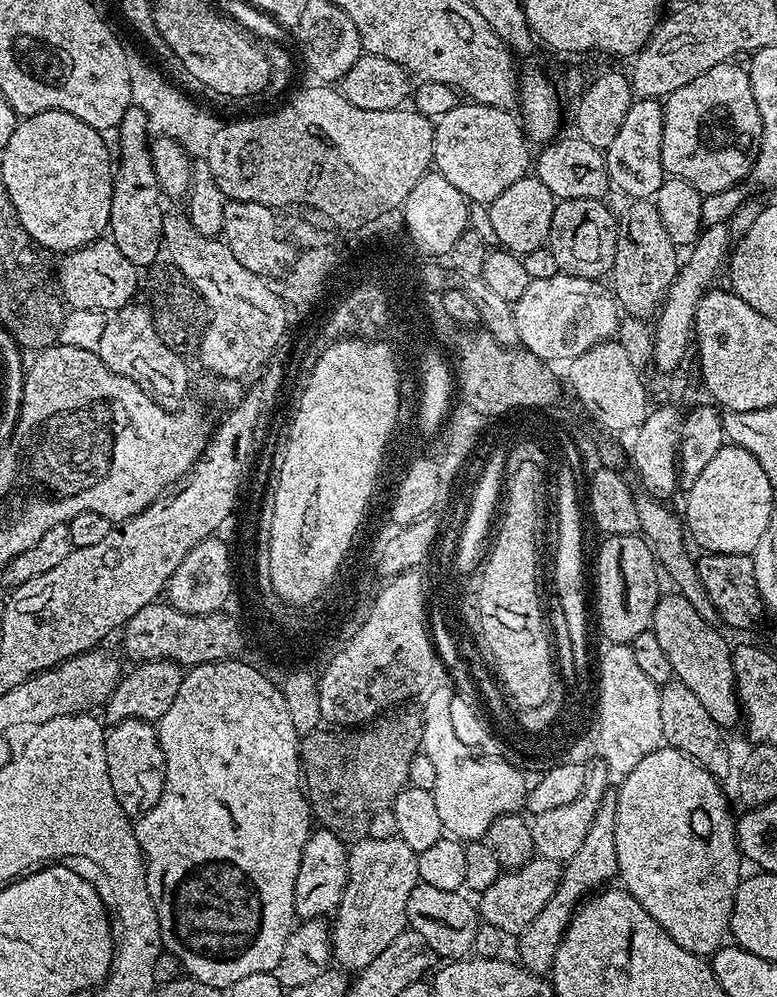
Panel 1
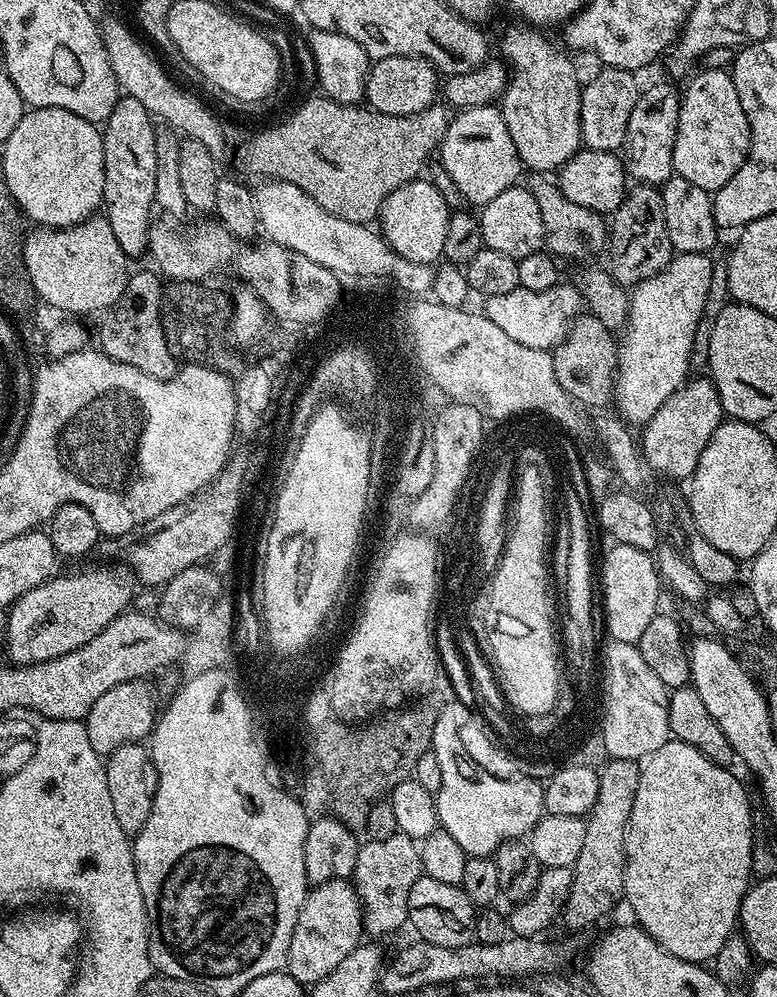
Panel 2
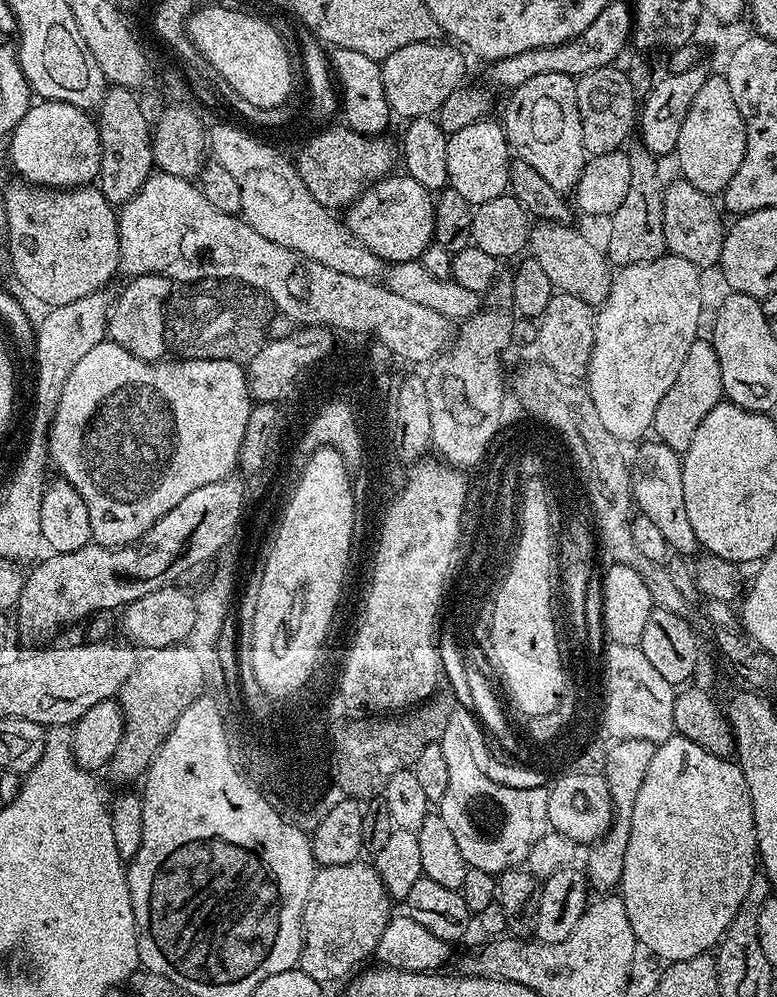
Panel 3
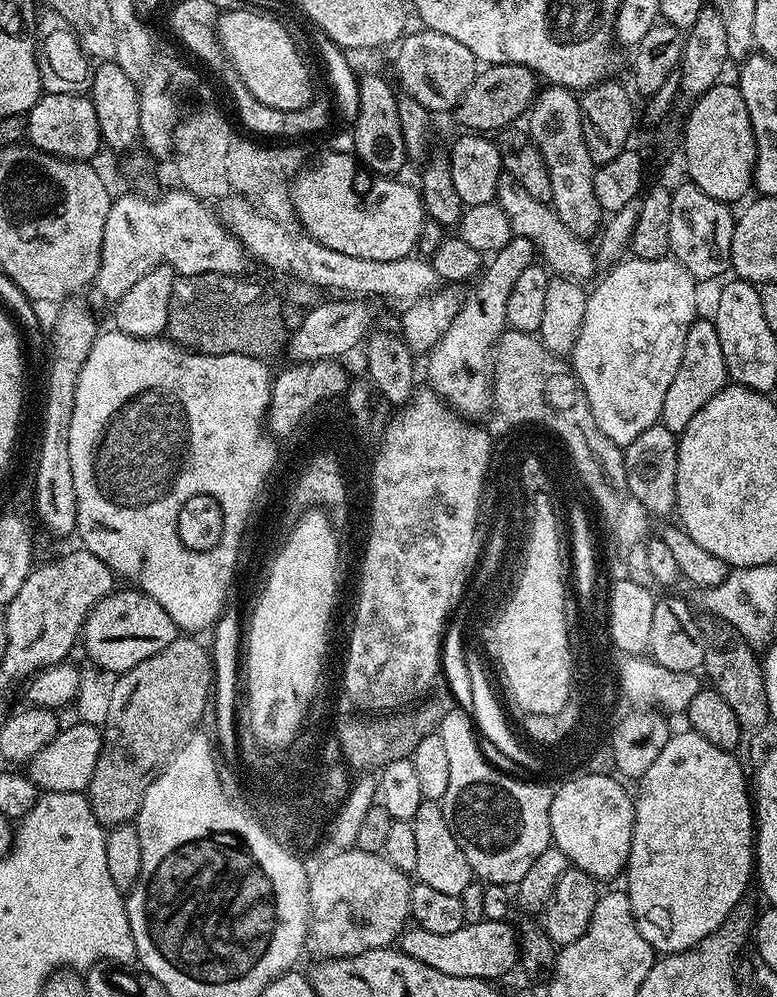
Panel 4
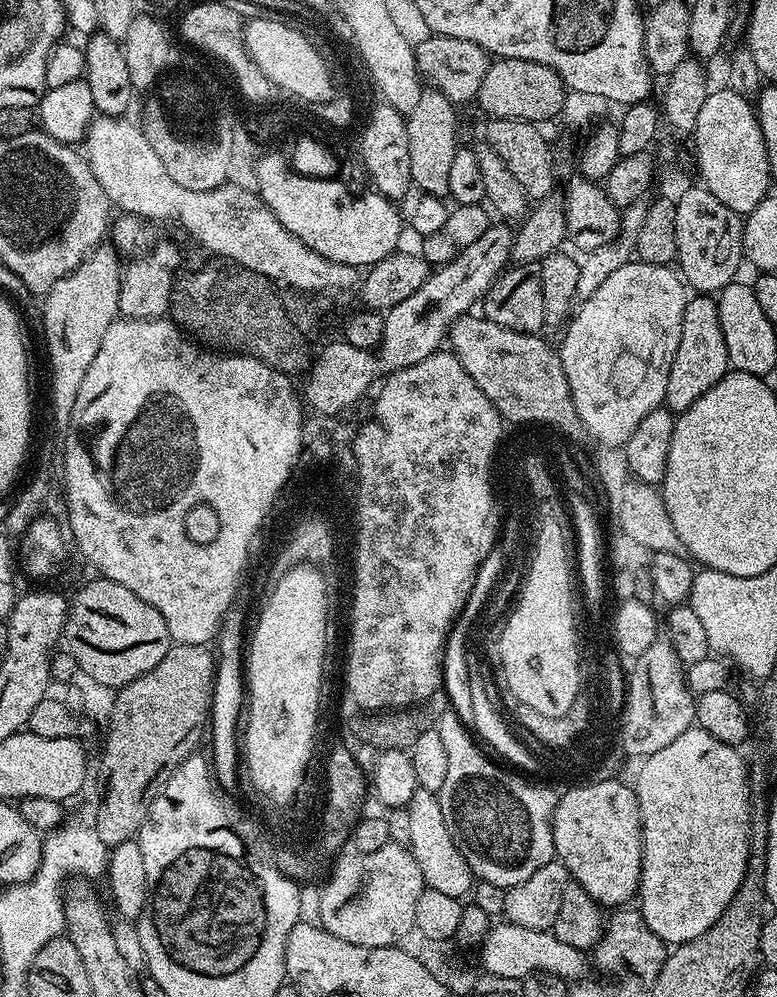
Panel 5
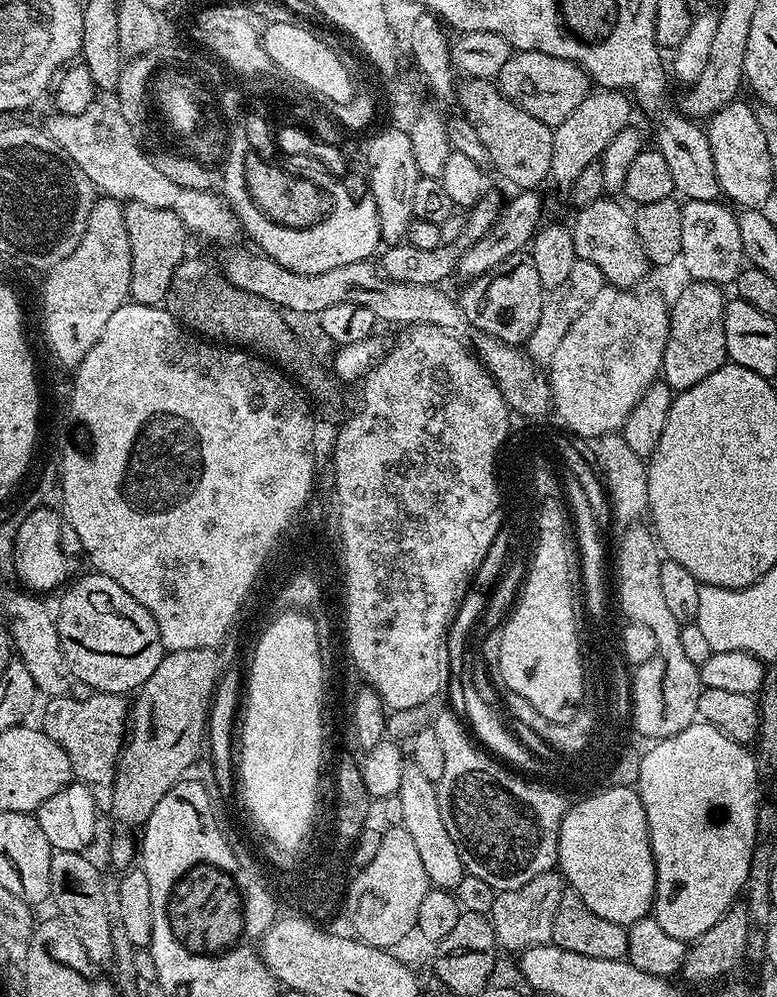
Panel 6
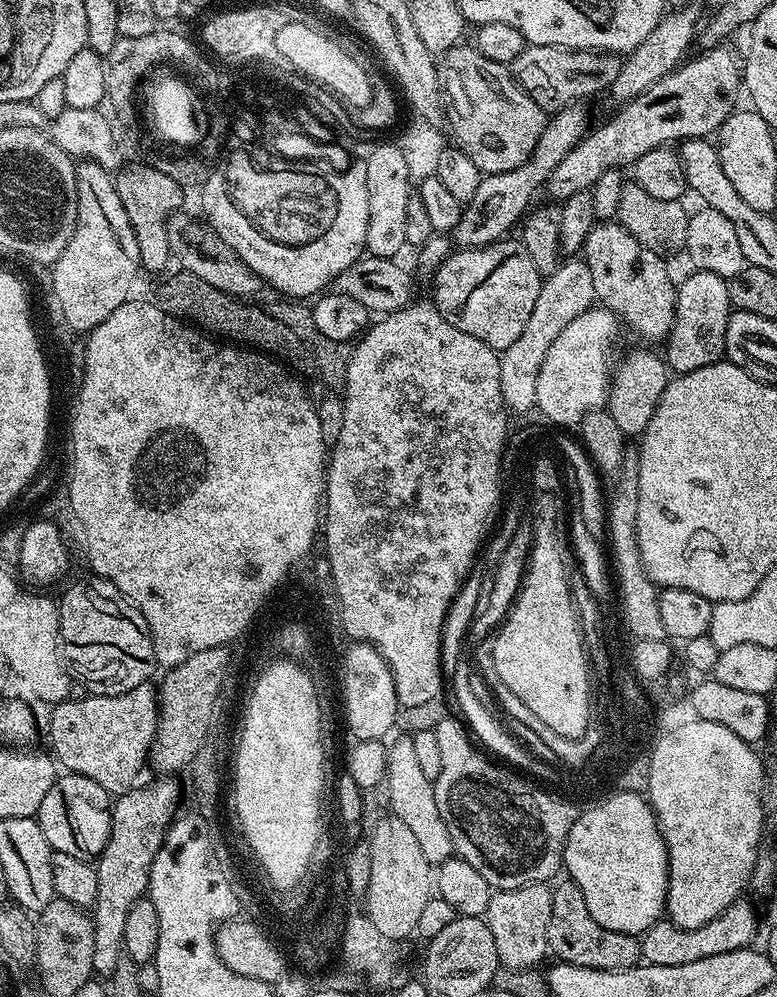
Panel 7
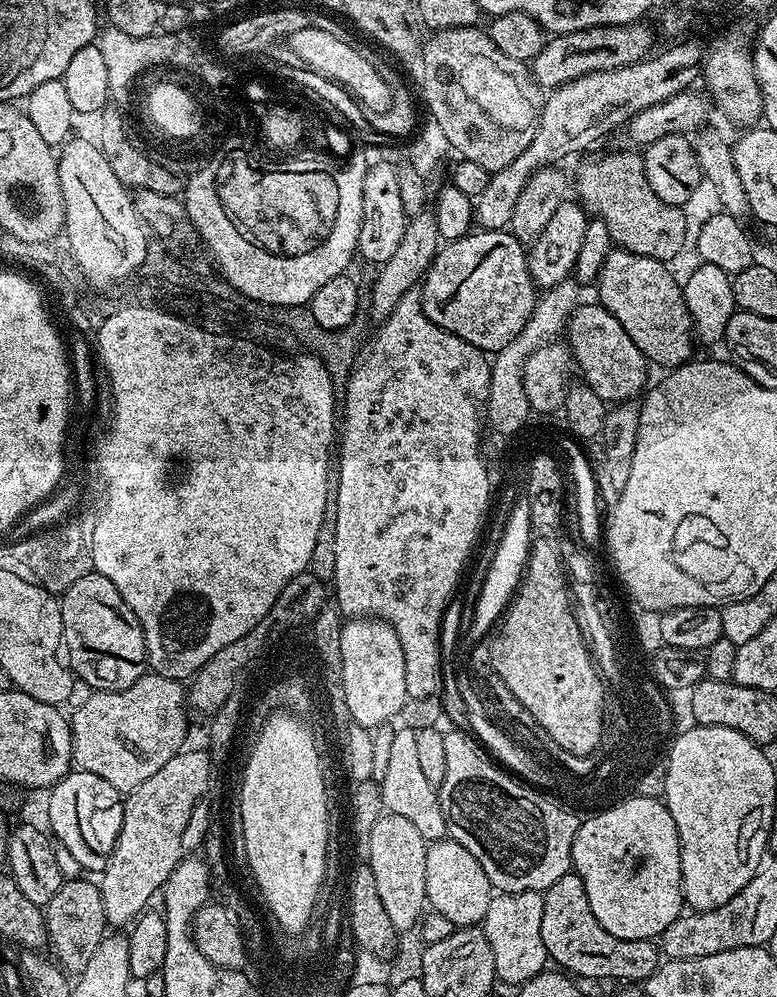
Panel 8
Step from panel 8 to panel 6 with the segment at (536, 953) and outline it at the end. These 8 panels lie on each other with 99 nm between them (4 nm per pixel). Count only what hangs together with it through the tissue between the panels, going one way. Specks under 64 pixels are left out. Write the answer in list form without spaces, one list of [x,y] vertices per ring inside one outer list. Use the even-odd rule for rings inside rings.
[[[553,870],[546,874],[538,874],[538,878],[530,878],[526,886],[518,886],[514,890],[496,893],[496,901],[490,913],[496,943],[505,953],[519,954],[528,948],[552,943],[554,934],[554,914],[558,914],[558,902],[562,902],[566,891],[566,881],[559,871]]]

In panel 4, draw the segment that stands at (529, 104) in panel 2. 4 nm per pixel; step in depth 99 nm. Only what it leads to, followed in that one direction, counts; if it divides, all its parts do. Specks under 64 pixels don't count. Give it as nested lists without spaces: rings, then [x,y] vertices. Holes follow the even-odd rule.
[[[541,87],[527,113],[527,120],[526,131],[542,154],[546,170],[550,174],[553,211],[576,237],[595,237],[602,224],[602,209],[598,198],[594,196],[594,174],[597,165],[592,163],[586,138],[582,134],[577,93],[570,88]]]

